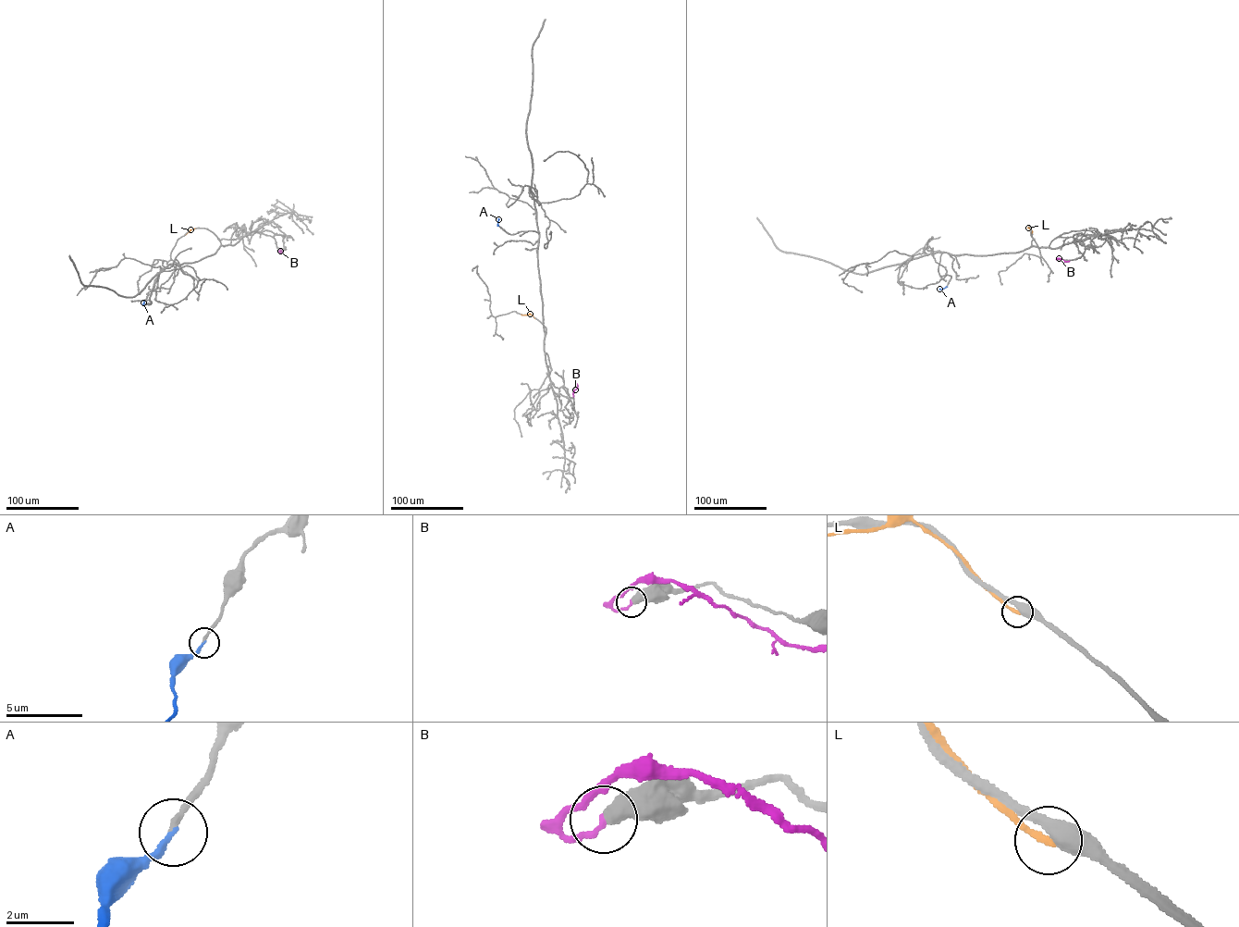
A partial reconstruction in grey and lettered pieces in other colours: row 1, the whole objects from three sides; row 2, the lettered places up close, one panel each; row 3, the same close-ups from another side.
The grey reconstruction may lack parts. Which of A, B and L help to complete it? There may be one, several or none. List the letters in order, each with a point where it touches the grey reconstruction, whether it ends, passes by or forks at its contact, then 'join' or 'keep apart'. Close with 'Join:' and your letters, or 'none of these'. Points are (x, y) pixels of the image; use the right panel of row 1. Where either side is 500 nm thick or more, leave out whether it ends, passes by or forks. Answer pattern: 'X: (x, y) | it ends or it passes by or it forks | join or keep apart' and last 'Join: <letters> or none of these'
A: (947, 286) | it ends | join
B: (1057, 259) | it ends | keep apart
L: (1030, 226) | it ends | keep apart
Join: A

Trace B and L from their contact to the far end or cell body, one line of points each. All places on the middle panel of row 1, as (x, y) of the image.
B: (576, 385), (573, 397)
L: (535, 318), (530, 314), (521, 314)

